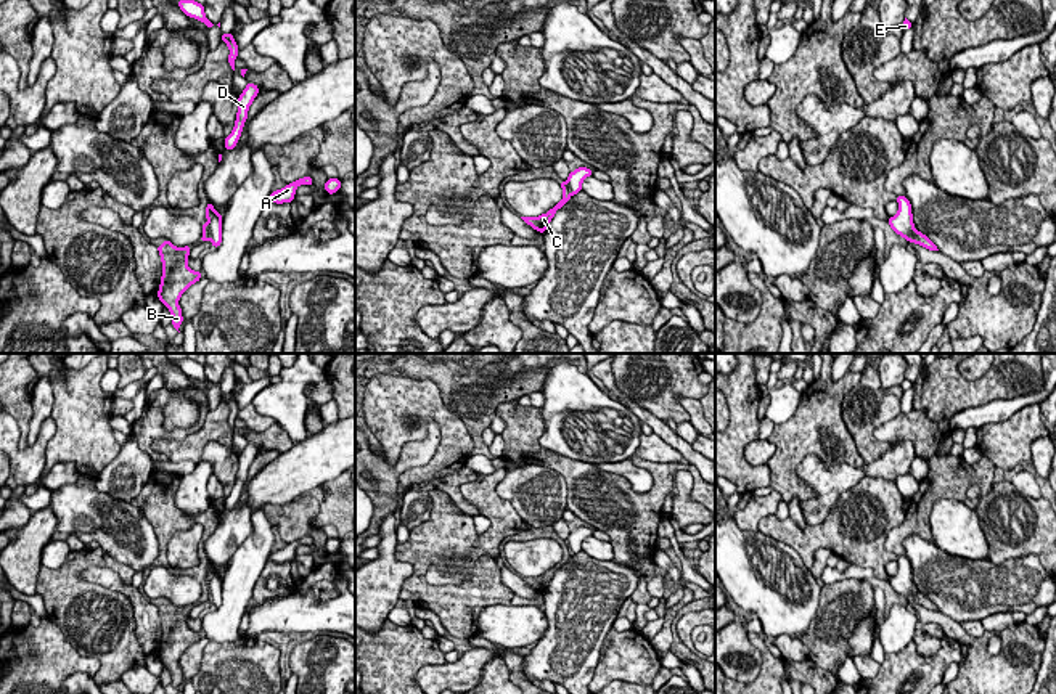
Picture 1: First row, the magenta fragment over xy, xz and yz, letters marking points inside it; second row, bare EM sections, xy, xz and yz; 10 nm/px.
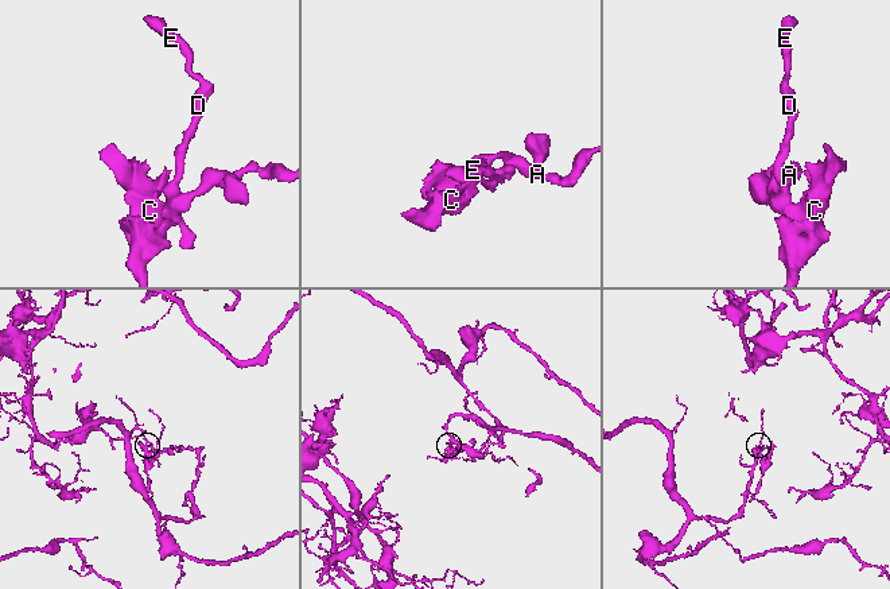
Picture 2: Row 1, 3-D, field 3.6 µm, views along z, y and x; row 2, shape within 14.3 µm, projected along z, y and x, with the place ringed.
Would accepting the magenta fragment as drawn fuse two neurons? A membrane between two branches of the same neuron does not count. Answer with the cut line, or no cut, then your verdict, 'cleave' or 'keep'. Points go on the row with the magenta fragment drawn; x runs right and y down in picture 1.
cut yz (915, 228), (912, 241); cleave

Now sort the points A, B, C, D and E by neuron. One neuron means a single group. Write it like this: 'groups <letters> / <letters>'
groups A D E / B C

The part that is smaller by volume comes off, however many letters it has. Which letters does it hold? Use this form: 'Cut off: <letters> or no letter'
Cut off: B, C

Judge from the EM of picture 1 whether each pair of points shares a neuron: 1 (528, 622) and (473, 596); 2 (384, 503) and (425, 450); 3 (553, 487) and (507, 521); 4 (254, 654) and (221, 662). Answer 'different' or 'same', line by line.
1: different
2: same
3: different
4: same

